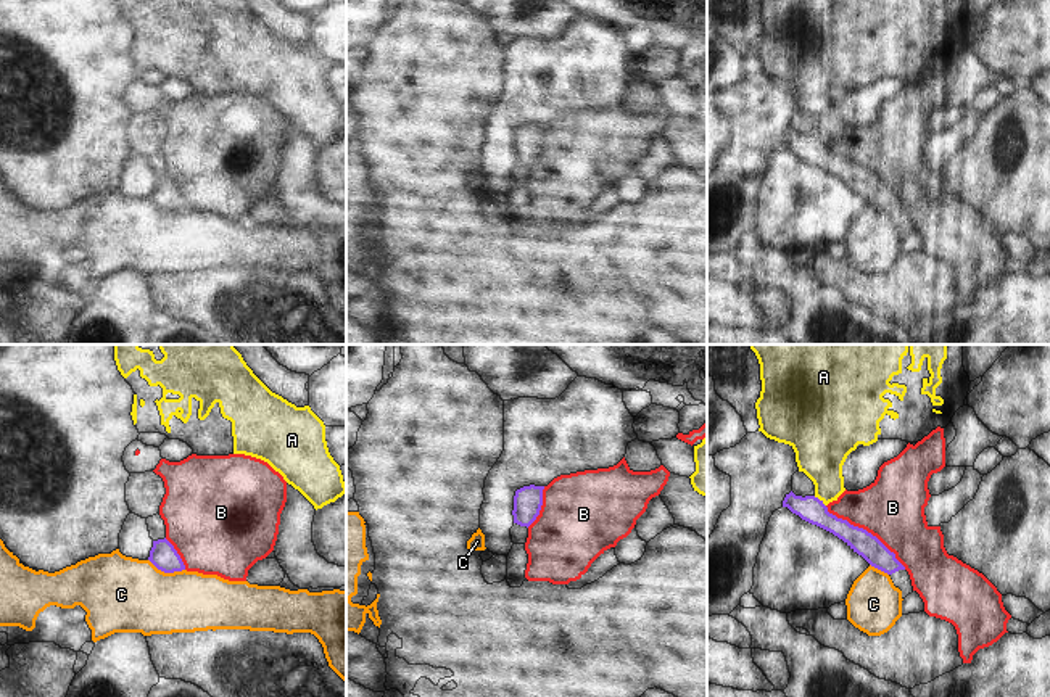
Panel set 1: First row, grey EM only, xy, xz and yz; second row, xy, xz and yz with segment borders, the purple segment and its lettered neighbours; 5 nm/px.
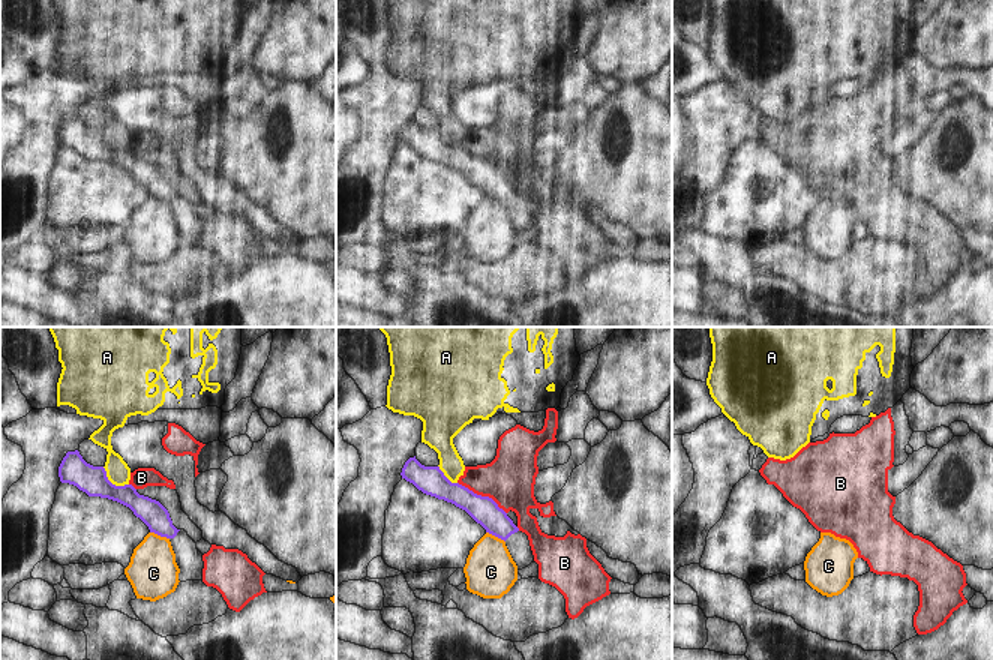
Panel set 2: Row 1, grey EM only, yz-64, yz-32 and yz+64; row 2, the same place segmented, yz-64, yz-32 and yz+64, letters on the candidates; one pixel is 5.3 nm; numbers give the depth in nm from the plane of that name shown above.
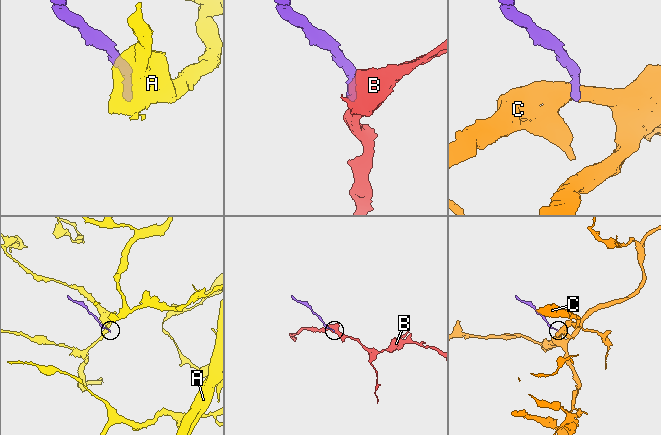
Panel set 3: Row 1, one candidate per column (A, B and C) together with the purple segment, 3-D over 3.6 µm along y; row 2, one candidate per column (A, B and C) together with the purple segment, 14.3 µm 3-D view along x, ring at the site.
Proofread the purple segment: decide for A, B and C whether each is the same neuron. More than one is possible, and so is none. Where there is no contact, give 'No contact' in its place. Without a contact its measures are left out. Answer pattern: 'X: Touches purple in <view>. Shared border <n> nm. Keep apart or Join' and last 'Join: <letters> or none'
A: Touches purple in yz. Shared border 80 nm. Keep apart
B: Touches purple in yz. Shared border 500 nm. Keep apart
C: Touches purple in xy. Shared border 190 nm. Keep apart
Join: none.

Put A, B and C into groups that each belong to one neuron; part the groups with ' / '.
A / B / C

